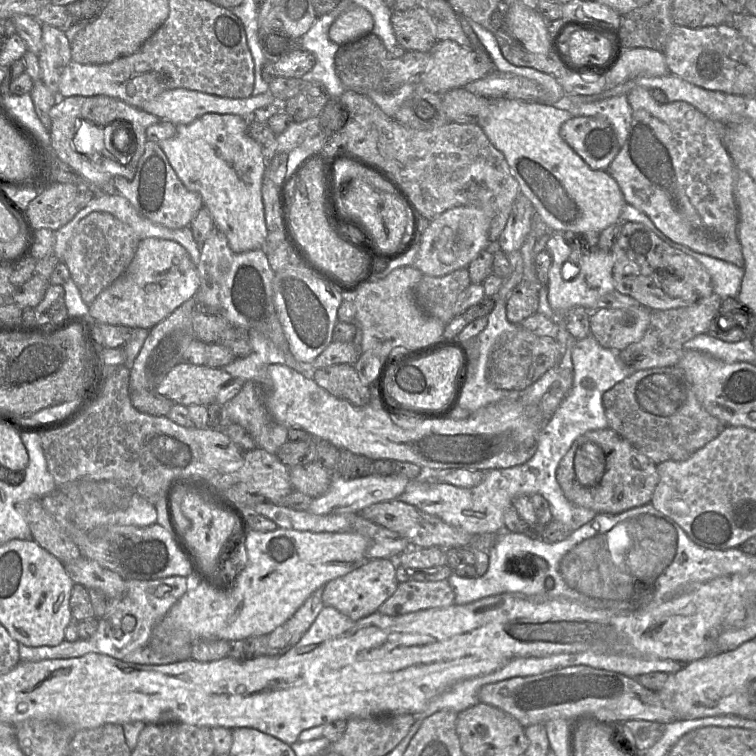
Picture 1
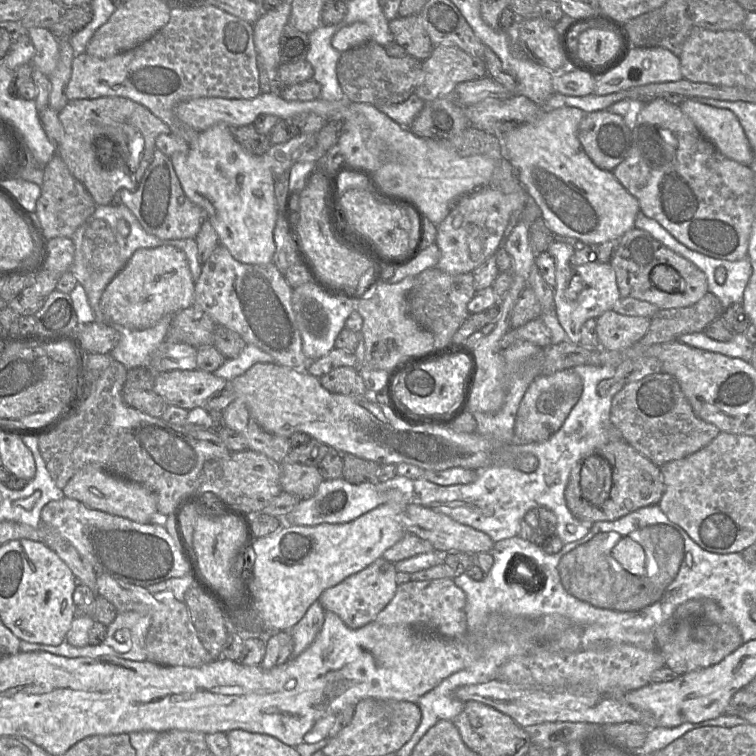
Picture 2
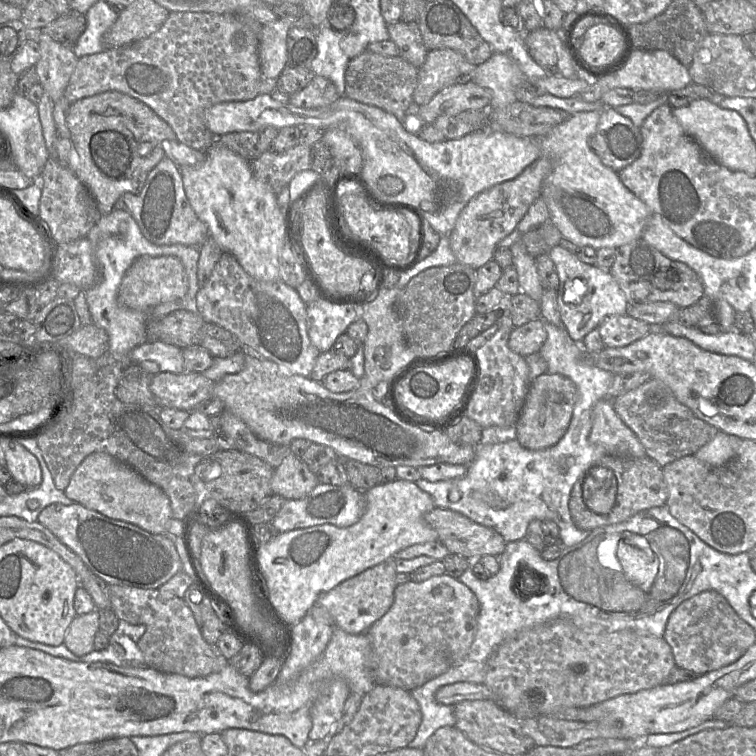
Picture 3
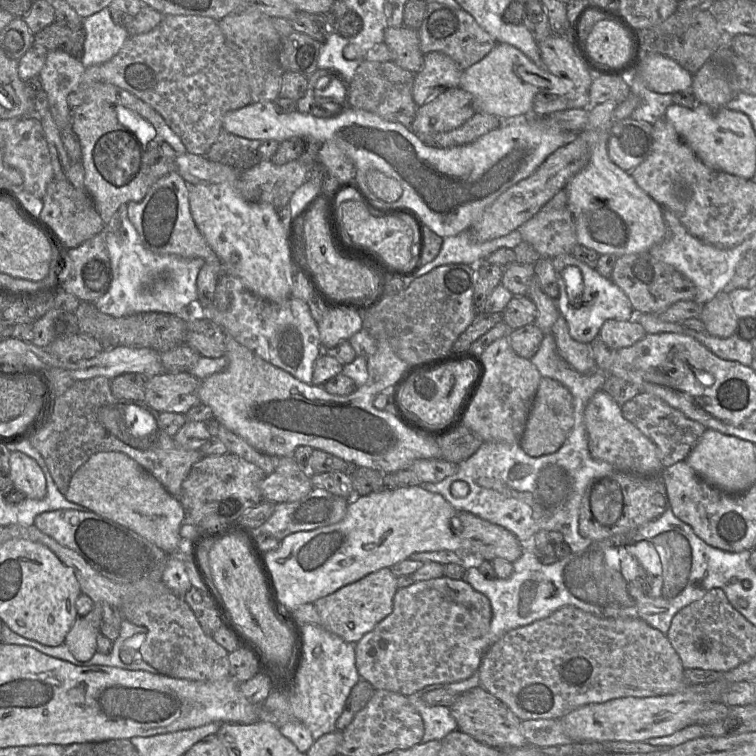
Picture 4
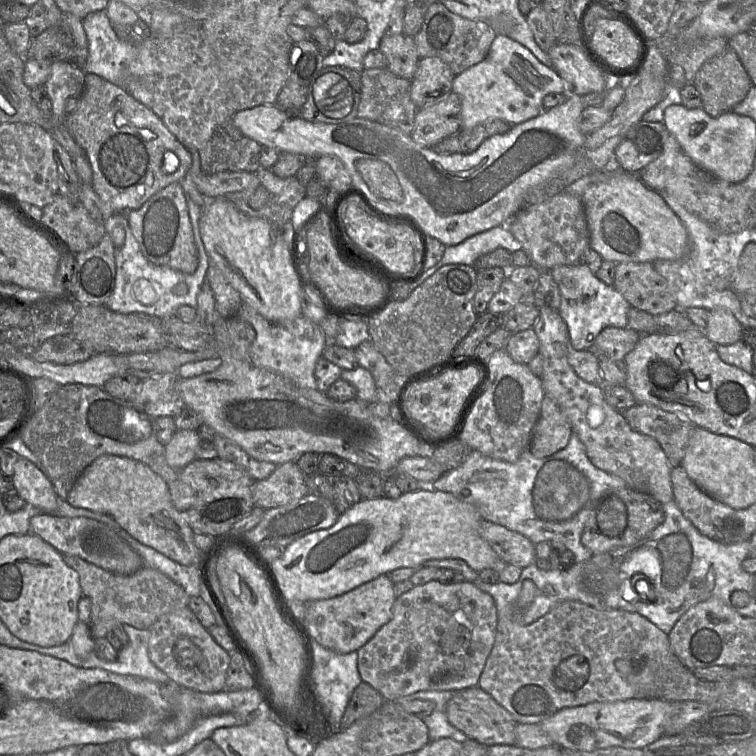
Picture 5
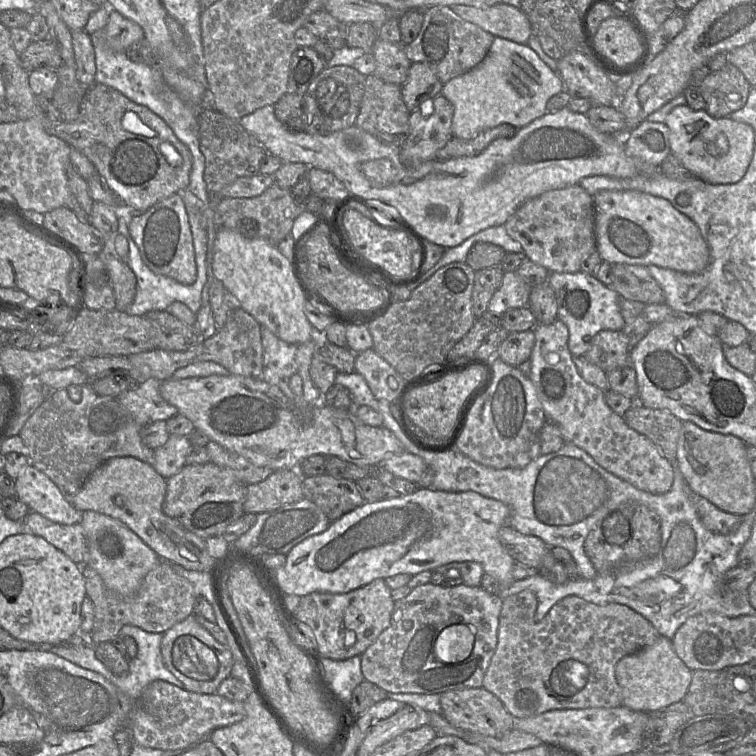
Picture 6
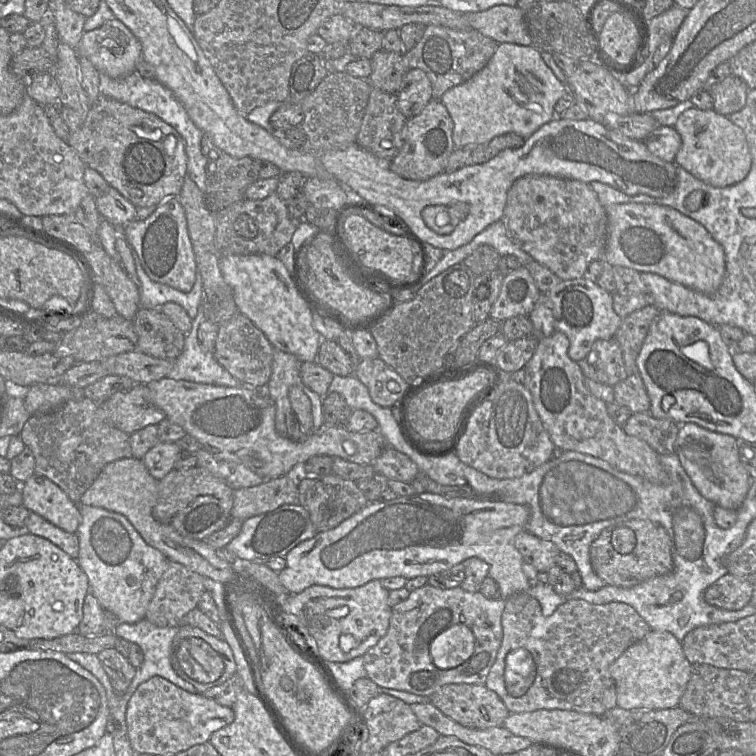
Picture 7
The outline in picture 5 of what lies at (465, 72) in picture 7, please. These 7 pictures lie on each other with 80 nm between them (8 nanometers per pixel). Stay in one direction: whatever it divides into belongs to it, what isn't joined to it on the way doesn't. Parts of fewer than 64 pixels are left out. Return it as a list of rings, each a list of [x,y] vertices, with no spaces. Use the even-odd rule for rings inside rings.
[[[433,2],[428,5],[424,22],[414,42],[420,59],[440,58],[454,75],[458,75],[485,59],[496,35],[487,21],[463,18],[449,11],[440,2]]]

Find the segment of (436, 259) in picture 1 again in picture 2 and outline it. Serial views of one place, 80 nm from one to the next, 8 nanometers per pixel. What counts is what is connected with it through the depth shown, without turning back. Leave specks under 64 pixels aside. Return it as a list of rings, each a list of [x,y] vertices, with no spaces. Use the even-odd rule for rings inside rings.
[[[491,186],[482,187],[458,199],[447,217],[437,226],[435,243],[440,250],[440,259],[436,268],[449,274],[472,273],[496,253],[512,213],[510,194]]]

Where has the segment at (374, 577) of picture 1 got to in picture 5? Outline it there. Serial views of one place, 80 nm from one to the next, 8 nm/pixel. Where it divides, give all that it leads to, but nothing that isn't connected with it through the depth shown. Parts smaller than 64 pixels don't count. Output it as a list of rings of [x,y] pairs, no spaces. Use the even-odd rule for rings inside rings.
[[[388,574],[366,582],[342,595],[305,601],[306,614],[302,620],[310,634],[323,647],[337,653],[357,651],[392,618],[396,600],[394,583]]]

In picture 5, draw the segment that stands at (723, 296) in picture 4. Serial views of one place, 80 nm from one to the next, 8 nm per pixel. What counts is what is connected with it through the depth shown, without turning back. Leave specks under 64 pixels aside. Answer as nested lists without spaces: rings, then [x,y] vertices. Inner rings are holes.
[[[727,309],[709,310],[709,318],[704,331],[715,345],[730,345],[742,340],[744,327]]]

